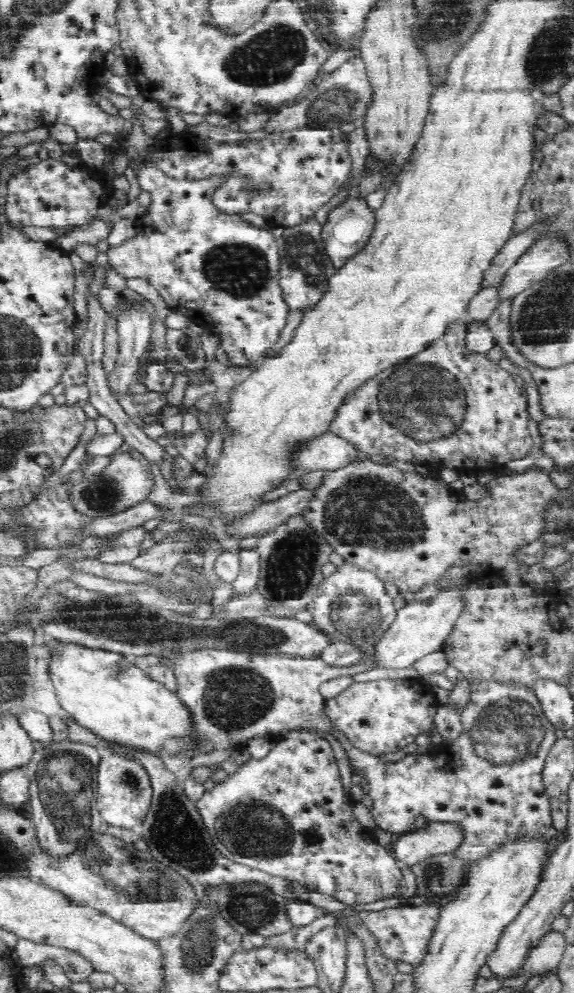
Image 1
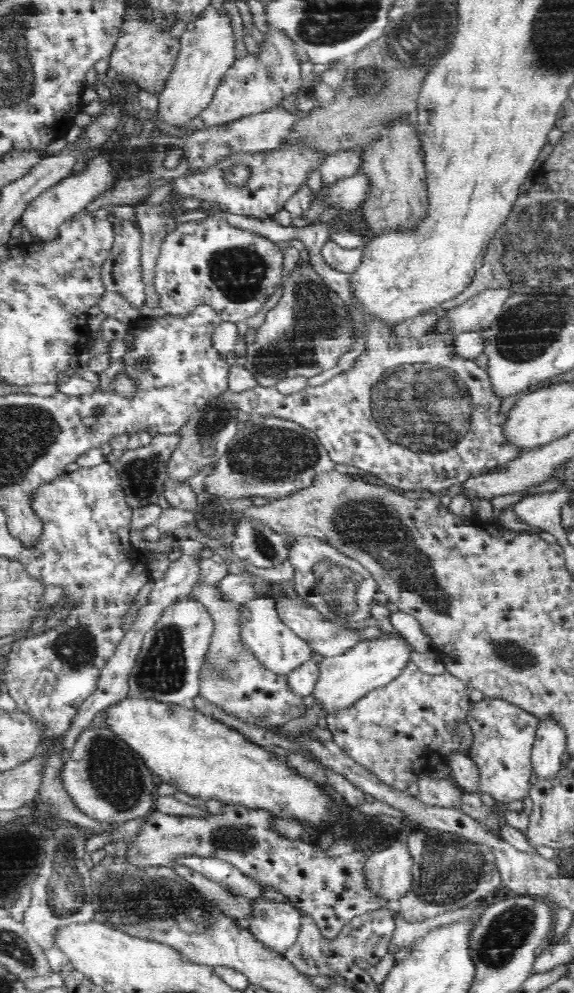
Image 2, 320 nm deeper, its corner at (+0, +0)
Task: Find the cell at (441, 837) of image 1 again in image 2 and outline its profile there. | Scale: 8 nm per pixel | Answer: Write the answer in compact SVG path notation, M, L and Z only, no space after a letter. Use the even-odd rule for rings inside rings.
M398 840L385 850L372 852L366 864L364 873L368 879L370 891L386 897L390 901L398 901L412 886L412 853L405 840Z

